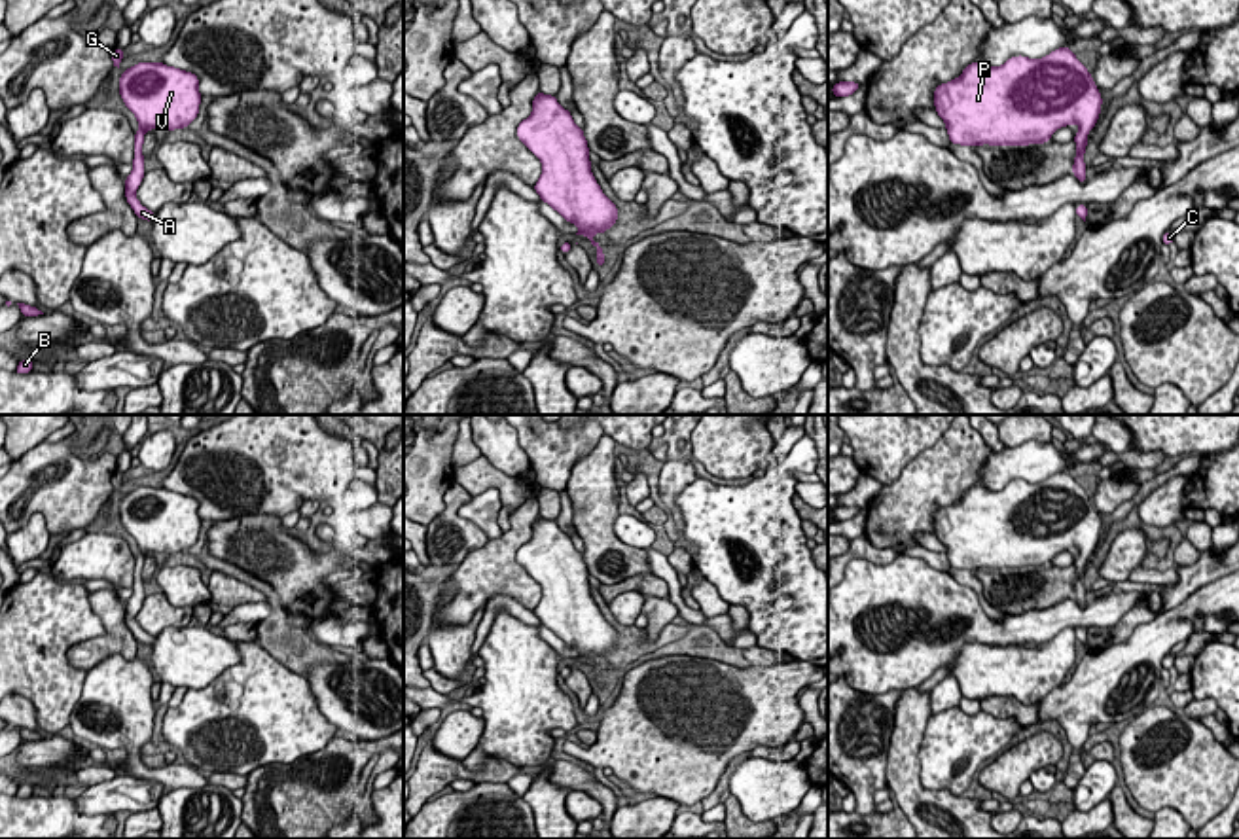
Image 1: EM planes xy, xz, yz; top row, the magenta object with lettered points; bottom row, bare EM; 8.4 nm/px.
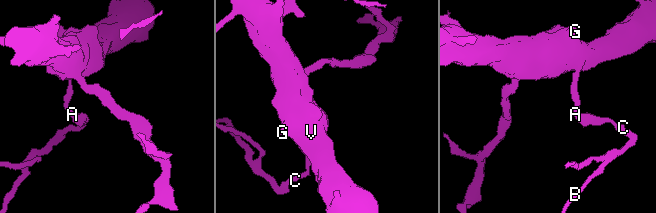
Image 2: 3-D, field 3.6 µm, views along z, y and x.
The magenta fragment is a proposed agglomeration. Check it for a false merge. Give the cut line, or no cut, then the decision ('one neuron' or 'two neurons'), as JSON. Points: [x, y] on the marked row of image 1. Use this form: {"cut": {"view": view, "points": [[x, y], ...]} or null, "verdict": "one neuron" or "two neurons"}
{"cut": null, "verdict": "one neuron"}

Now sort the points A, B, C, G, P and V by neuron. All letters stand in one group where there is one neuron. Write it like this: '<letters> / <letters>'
A B C G P V

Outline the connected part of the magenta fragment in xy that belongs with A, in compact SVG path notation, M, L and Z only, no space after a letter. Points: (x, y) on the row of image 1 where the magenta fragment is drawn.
M136 62L119 76L119 95L136 116L133 170L125 178L125 199L135 214L152 223L155 212L136 199L144 178L142 144L148 129L186 129L199 114L199 78L163 62Z

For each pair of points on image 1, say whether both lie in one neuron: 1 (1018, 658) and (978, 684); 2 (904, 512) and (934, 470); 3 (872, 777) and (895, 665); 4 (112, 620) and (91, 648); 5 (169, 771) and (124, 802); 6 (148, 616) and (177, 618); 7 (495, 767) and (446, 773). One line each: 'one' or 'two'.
1: one
2: one
3: two
4: one
5: two
6: one
7: one

